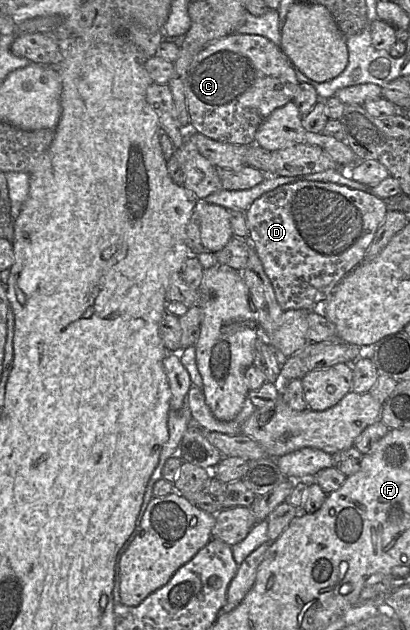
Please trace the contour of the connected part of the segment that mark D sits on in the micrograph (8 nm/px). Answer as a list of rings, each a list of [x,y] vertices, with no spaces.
[[[297,181],[281,185],[256,199],[245,212],[248,240],[271,281],[280,308],[283,311],[320,310],[339,282],[364,261],[365,253],[387,212],[386,201],[369,190],[357,190],[332,182]]]

